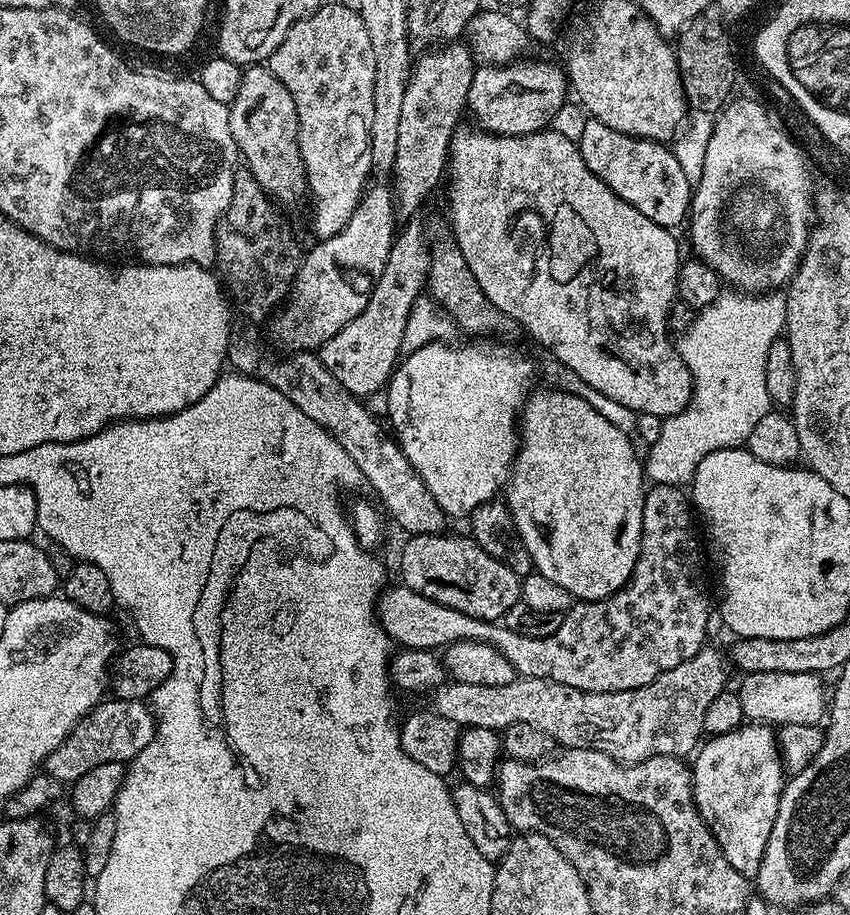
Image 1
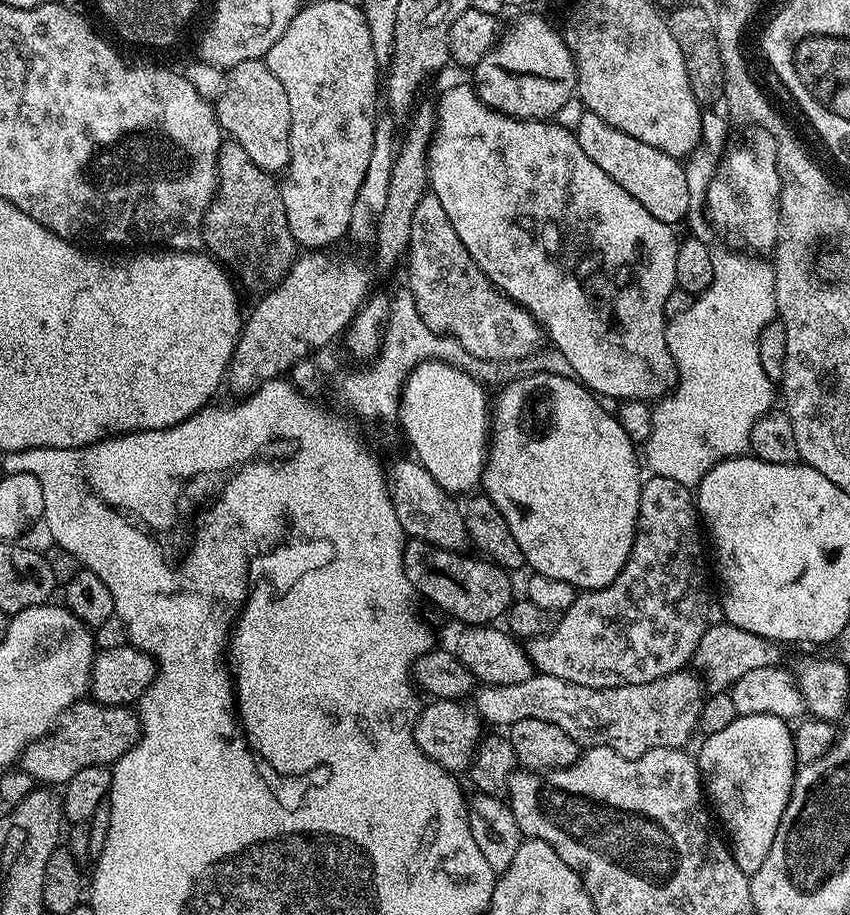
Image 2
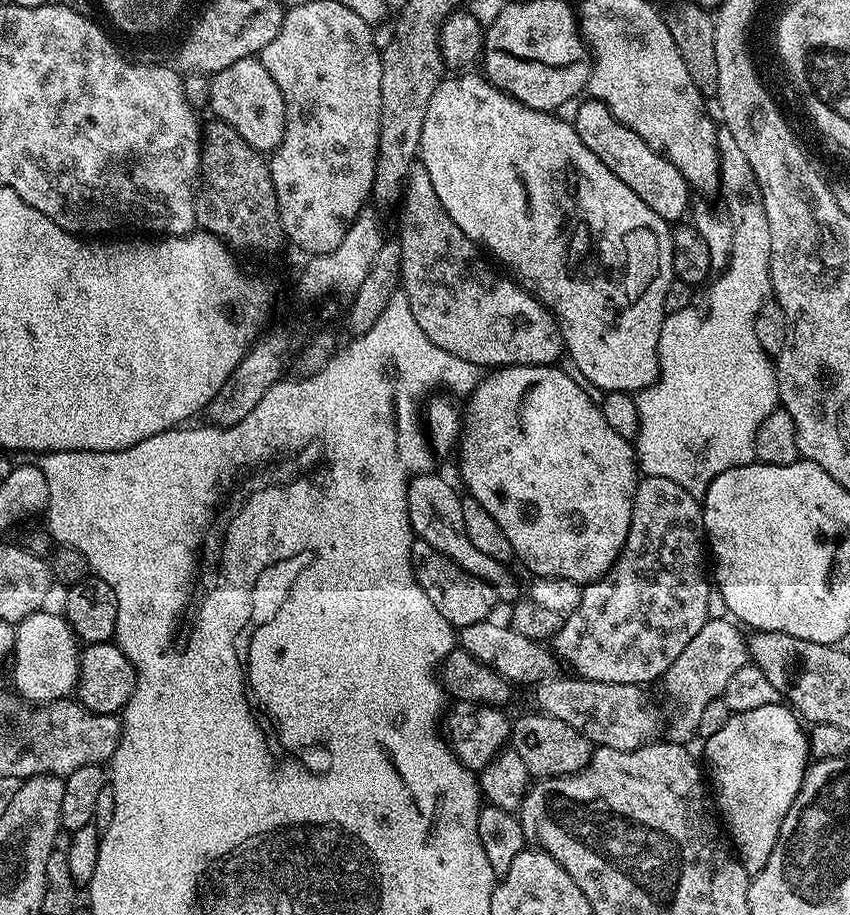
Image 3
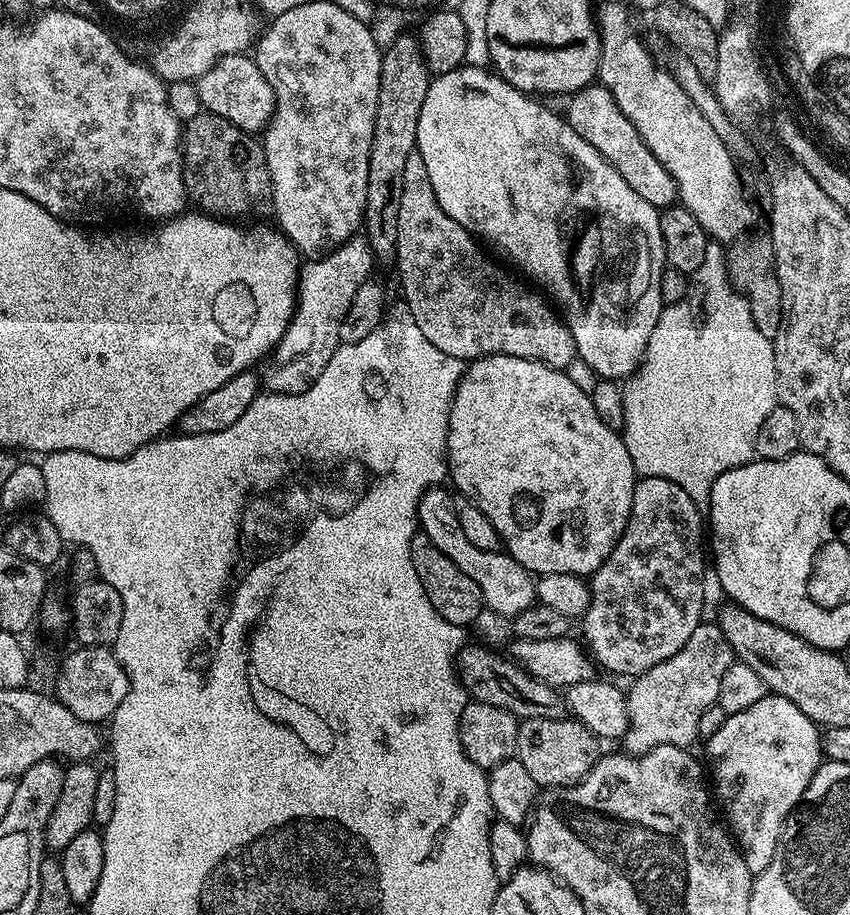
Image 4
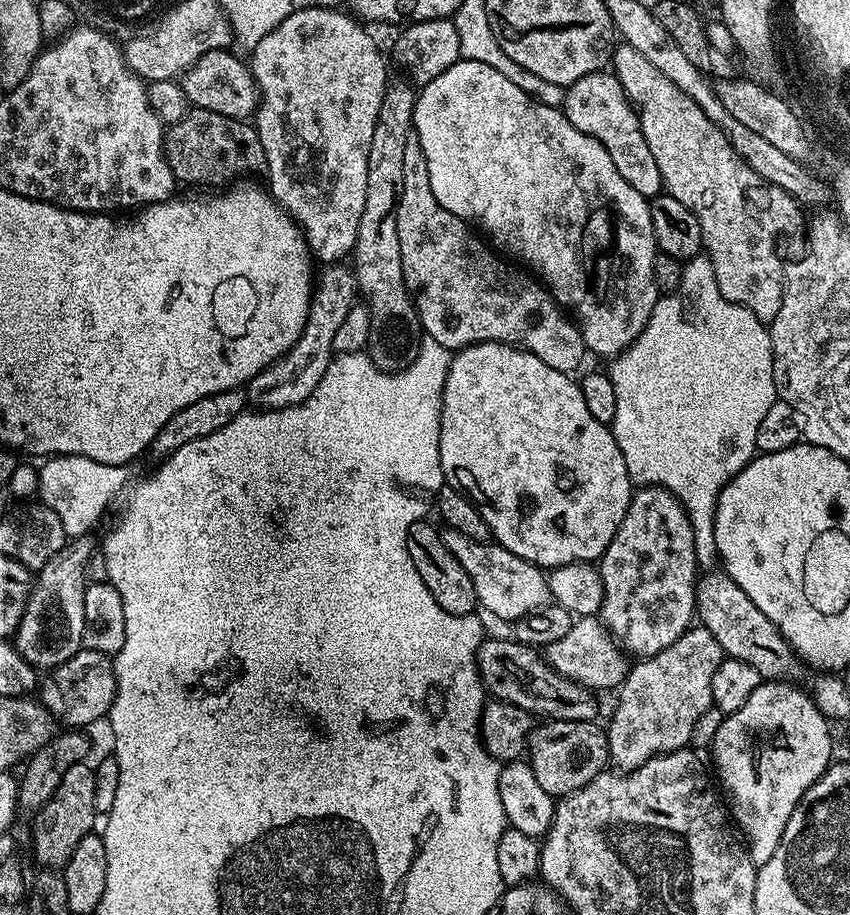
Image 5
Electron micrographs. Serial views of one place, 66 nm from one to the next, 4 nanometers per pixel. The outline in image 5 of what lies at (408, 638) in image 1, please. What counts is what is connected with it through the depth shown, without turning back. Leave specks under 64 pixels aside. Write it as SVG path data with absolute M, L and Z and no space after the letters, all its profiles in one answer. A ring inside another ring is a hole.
M643 485L633 493L631 504L628 507L622 526L618 526L610 546L604 551L603 556L598 561L598 571L602 578L602 586L604 587L604 600L600 604L598 616L599 619L603 620L604 625L608 627L608 631L616 637L625 653L631 654L633 657L636 655L636 658L653 656L662 650L666 650L666 646L674 646L674 642L678 642L678 638L682 638L682 634L693 627L694 617L696 616L696 581L698 579L694 526L692 525L692 519L688 517L686 507L672 492L660 485Z

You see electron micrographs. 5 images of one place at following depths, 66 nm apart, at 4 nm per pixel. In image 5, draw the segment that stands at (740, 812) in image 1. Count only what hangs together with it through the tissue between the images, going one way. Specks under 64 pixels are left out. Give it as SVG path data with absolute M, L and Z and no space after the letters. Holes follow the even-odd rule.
M761 682L739 710L725 715L722 726L718 726L718 734L710 745L710 753L716 759L716 772L724 783L723 791L730 805L731 819L738 825L746 841L748 856L757 866L774 858L774 850L778 848L790 814L794 814L806 790L810 790L810 786L818 782L820 775L834 760L828 717L822 715L819 706L805 689L803 692L796 687L800 686L792 682Z

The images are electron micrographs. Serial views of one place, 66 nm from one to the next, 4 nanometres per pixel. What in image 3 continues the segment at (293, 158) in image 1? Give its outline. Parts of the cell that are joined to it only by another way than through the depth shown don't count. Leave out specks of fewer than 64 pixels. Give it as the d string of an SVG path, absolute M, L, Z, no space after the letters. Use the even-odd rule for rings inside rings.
M258 58L239 60L234 66L226 66L226 70L215 73L210 80L207 107L215 119L238 130L238 134L262 154L275 152L282 142L286 126L282 90L278 90L278 82L270 78L270 70L266 70Z

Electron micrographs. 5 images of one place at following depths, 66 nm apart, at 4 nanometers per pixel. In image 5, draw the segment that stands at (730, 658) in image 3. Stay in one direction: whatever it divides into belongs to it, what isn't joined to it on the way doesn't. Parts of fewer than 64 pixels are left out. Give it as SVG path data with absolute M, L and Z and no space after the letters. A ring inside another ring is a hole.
M693 626L682 634L682 638L678 638L678 642L674 642L674 646L666 646L666 650L633 663L628 669L628 679L618 689L620 697L616 700L612 721L606 724L611 763L621 773L633 772L635 768L650 762L650 758L687 749L692 744L698 718L707 708L713 707L714 670L718 670L725 659L722 646L718 646L718 638L714 638L714 634L703 626Z

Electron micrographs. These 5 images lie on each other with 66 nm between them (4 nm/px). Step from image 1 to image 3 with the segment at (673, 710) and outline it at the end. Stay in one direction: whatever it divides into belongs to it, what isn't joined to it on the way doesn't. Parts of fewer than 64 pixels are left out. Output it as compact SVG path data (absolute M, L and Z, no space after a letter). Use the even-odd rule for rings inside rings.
M553 678L543 680L542 683L535 685L536 704L541 713L545 716L553 716L566 726L574 726L587 740L592 741L593 745L613 748L619 752L633 752L641 744L651 741L656 732L656 708L644 697L645 689L639 684L611 684L610 682L590 682L579 678L572 680L560 680Z

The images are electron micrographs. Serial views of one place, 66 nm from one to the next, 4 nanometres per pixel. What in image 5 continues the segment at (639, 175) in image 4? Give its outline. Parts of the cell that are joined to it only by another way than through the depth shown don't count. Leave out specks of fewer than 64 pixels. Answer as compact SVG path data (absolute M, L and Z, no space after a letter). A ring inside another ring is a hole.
M608 70L586 74L586 78L578 78L578 82L567 85L565 92L568 93L564 96L562 111L566 119L575 128L582 130L582 134L594 138L606 149L614 166L618 166L618 174L622 174L622 178L626 178L626 182L630 182L630 186L634 186L634 190L638 190L638 194L649 198L661 195L664 183L662 174L658 174L658 162L654 162L654 154L650 154L650 146L646 146L646 138L642 132L637 109L622 90L615 74Z

